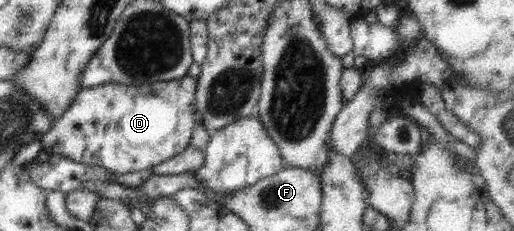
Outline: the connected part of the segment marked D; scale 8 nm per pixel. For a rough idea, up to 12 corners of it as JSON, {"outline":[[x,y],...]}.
{"outline":[[197,79],[81,88],[50,154],[117,175],[189,146]]}

